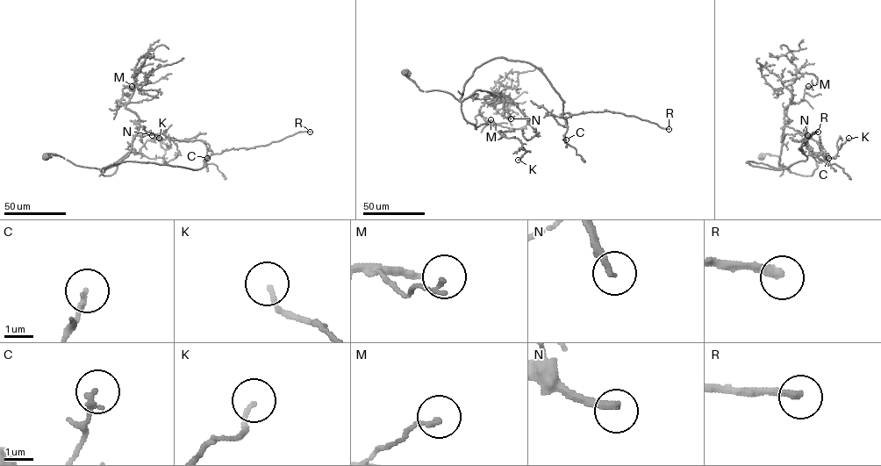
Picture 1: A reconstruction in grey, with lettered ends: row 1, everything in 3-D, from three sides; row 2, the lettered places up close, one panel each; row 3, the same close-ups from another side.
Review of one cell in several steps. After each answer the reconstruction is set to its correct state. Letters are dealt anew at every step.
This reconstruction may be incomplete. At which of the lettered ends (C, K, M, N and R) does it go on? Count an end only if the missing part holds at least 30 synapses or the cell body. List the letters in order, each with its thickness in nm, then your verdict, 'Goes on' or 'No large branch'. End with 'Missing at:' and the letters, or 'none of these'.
C: Thickness 180 nm. No large branch
K: Thickness 130 nm. No large branch
M: Thickness 150 nm. No large branch
N: Thickness 240 nm. Goes on
R: Thickness 240 nm. Goes on
Missing at: N, R

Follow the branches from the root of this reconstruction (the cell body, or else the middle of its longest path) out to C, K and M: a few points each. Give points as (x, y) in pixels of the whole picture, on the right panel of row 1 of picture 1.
C: (761, 157), (777, 155), (779, 166), (789, 169), (746, 162), (780, 169), (808, 154), (825, 161), (828, 158)
K: (761, 157), (777, 155), (780, 167), (811, 175), (817, 168), (812, 152), (832, 158), (848, 138)
M: (761, 157), (766, 154), (778, 156), (779, 166), (790, 172), (778, 163), (784, 109), (802, 101), (808, 86)

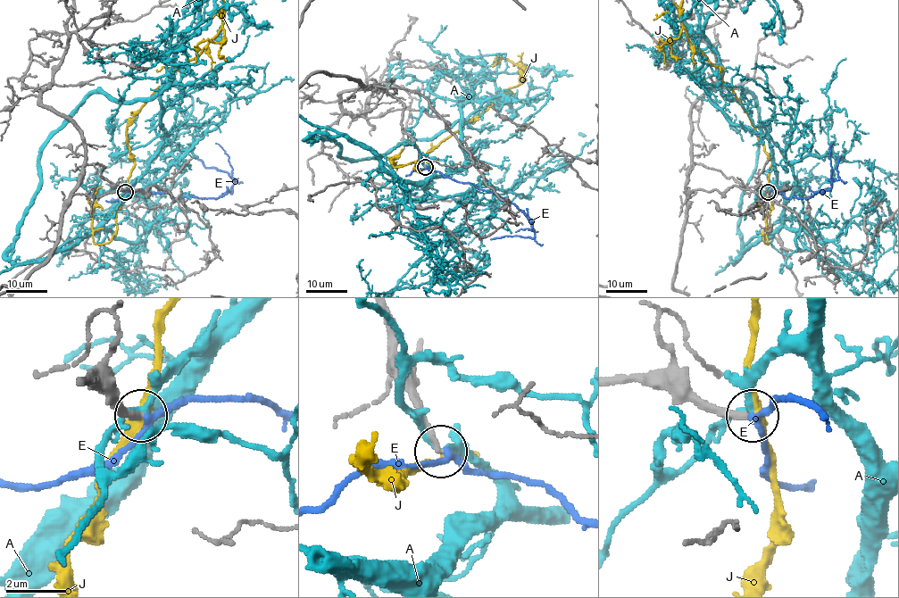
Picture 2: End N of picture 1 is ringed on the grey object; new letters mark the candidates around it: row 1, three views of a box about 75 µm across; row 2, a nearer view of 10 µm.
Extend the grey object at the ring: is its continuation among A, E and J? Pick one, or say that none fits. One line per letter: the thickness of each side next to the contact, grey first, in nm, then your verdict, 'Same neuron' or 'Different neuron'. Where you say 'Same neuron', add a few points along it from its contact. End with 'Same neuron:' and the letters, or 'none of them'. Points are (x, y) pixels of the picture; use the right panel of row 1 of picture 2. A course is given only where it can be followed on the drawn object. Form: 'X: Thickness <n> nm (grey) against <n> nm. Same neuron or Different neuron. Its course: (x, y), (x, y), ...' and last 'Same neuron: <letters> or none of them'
A: Thickness 320 nm (grey) against 190 nm. Different neuron
E: Thickness 240 nm (grey) against 200 nm. Same neuron. Its course: (768, 192), (775, 189), (786, 197), (806, 199), (828, 189), (839, 178), (840, 156)
J: Thickness 240 nm (grey) against 220 nm. Different neuron
Same neuron: E

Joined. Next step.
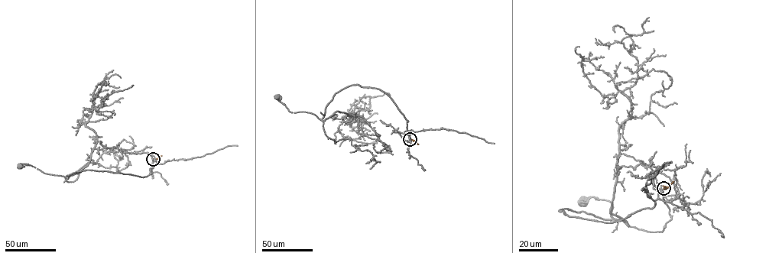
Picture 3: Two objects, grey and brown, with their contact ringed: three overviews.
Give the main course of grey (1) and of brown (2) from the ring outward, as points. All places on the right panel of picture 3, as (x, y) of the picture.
1: (663, 188), (653, 207), (618, 221), (559, 210), (625, 222), (611, 216), (607, 200), (582, 202)
2: (663, 188), (669, 186), (673, 181)

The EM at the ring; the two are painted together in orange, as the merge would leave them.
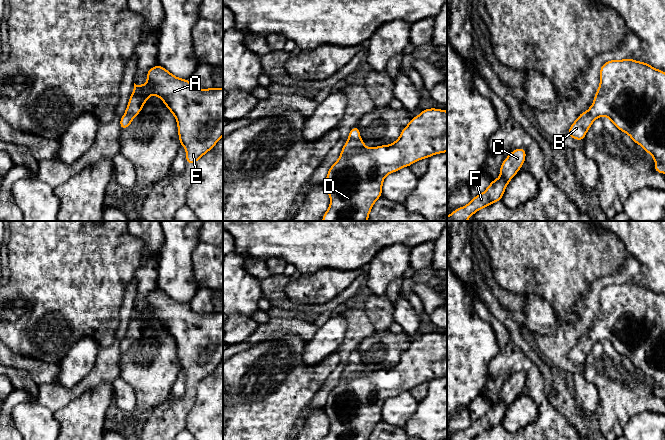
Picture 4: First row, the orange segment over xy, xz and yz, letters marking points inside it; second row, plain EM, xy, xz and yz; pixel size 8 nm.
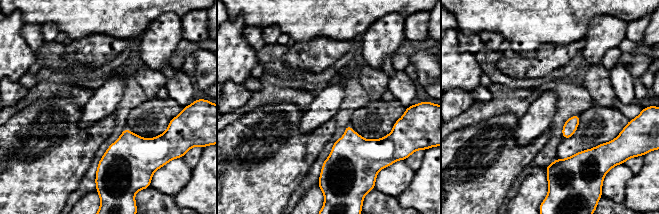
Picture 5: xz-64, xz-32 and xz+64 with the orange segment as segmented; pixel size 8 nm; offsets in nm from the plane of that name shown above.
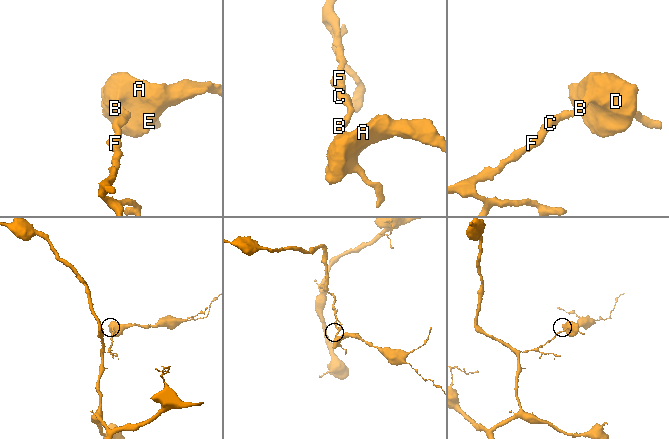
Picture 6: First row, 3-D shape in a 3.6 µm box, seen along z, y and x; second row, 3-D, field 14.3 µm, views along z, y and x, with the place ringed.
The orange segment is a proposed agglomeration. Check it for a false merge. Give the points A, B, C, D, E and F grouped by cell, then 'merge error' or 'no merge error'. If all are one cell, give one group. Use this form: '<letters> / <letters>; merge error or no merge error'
A B C D E F; no merge error

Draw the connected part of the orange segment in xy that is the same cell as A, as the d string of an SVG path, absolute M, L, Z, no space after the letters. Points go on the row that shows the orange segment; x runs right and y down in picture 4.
M160 65L147 71L147 82L144 85L134 83L125 114L120 118L121 130L125 130L132 123L151 95L158 96L174 115L180 145L186 150L186 164L196 163L223 136L223 88L195 88L190 80L178 78Z

